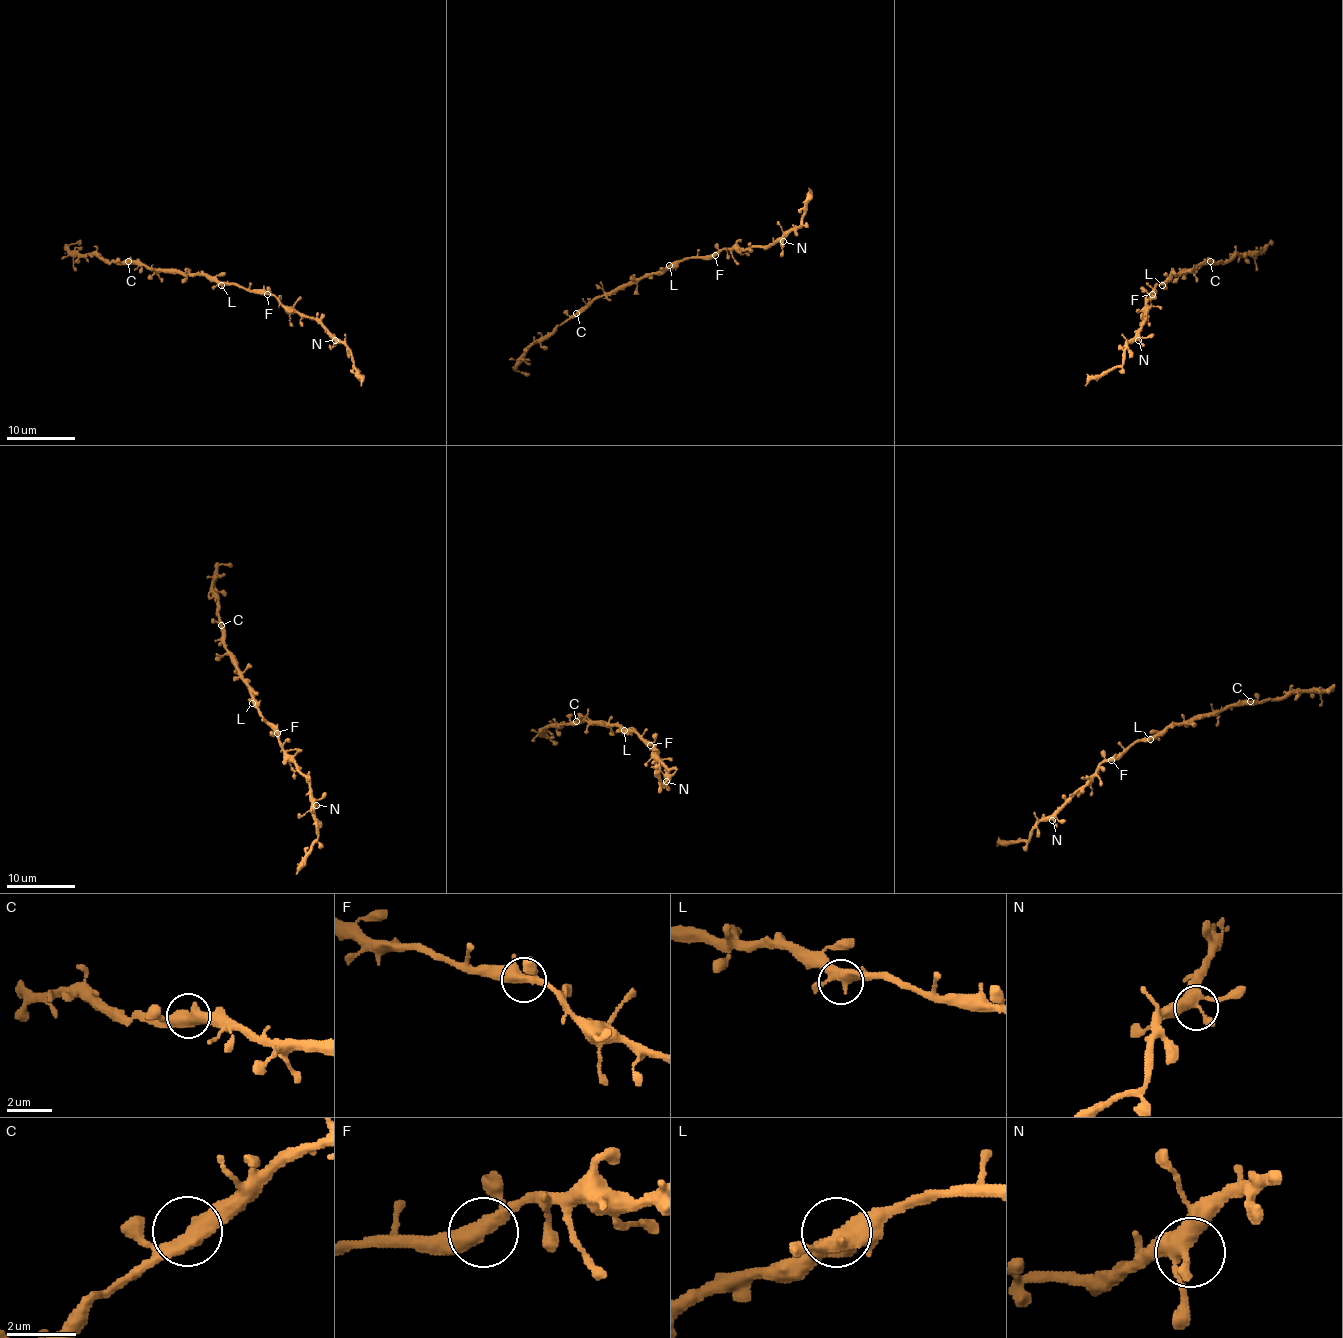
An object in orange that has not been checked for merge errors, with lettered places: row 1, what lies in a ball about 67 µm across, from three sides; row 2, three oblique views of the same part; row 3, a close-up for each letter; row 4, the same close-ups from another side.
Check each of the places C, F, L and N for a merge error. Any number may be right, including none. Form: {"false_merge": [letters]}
{"false_merge": []}

